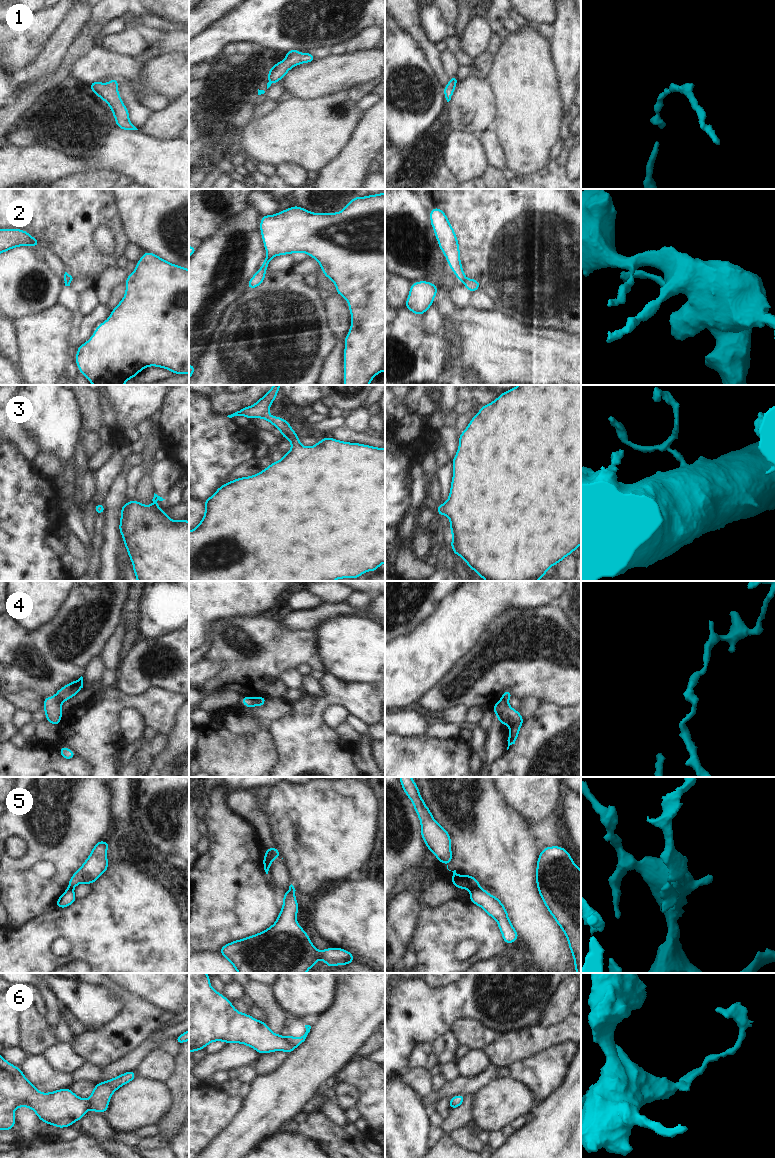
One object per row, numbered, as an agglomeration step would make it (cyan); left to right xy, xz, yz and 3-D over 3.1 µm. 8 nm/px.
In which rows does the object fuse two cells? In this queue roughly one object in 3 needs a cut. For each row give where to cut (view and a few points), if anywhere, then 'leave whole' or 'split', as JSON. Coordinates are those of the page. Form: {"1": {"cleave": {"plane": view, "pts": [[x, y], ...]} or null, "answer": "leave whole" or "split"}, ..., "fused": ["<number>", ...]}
{"1": {"cleave": null, "answer": "leave whole"}, "2": {"cleave": {"plane": "xz", "pts": [[261, 267], [265, 270]]}, "answer": "split"}, "3": {"cleave": null, "answer": "leave whole"}, "4": {"cleave": {"plane": "xy", "pts": [[55, 695], [62, 700]]}, "answer": "split"}, "5": {"cleave": {"plane": "yz", "pts": [[479, 887], [474, 887], [471, 890]]}, "answer": "split"}, "6": {"cleave": {"plane": "xz", "pts": [[284, 1037], [290, 1044], [295, 1046]]}, "answer": "split"}, "fused": ["2", "4", "5", "6"]}

